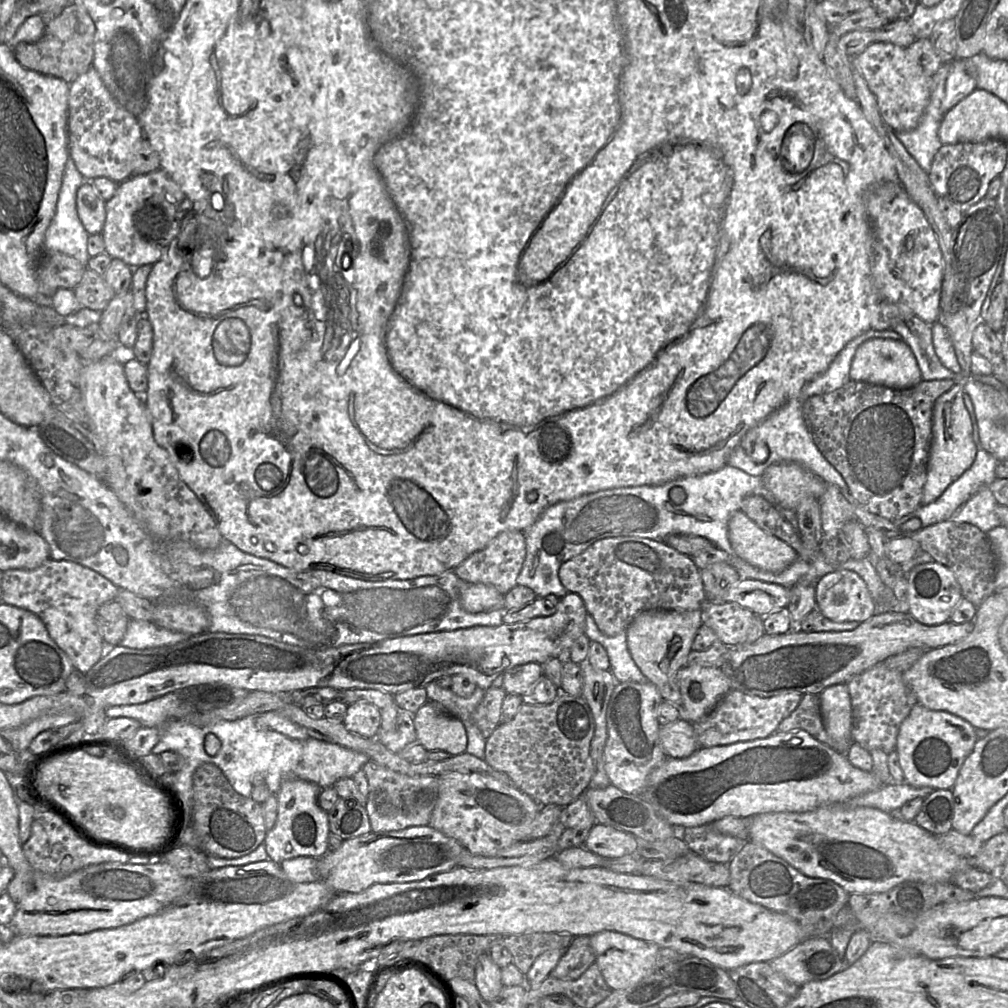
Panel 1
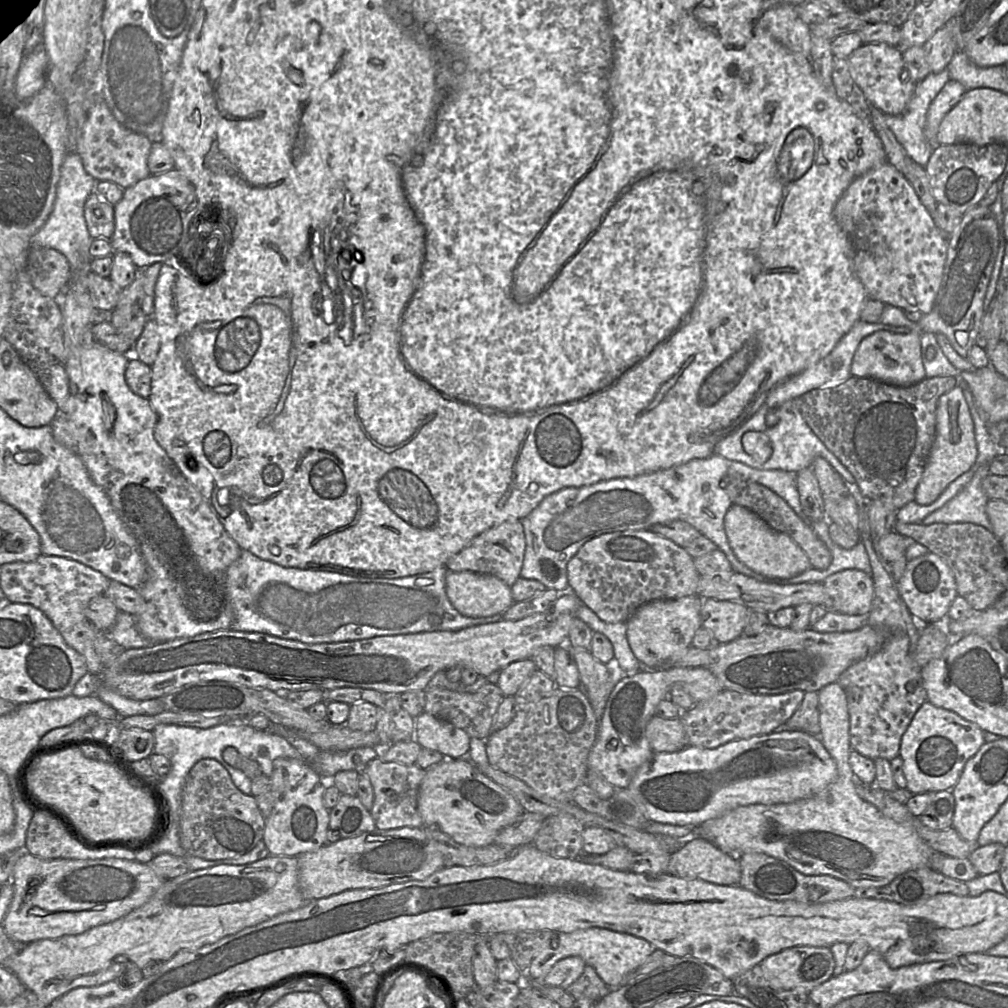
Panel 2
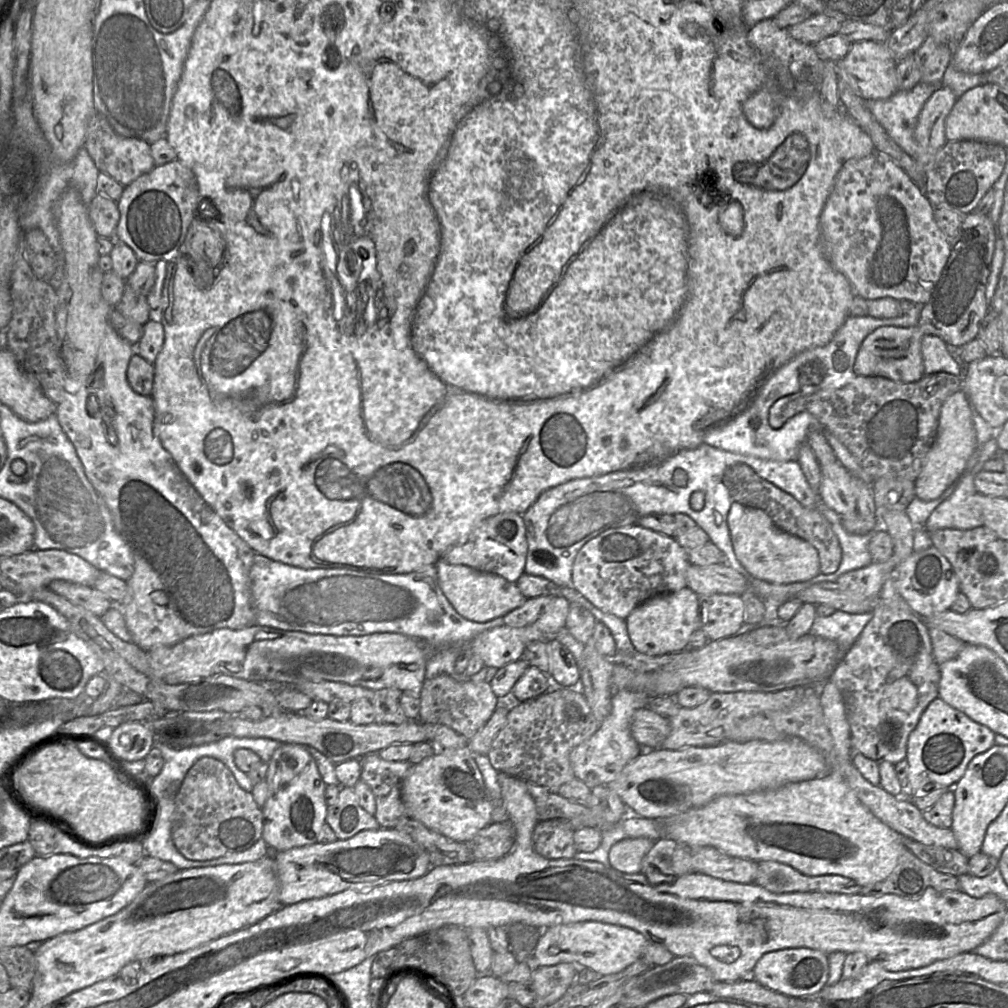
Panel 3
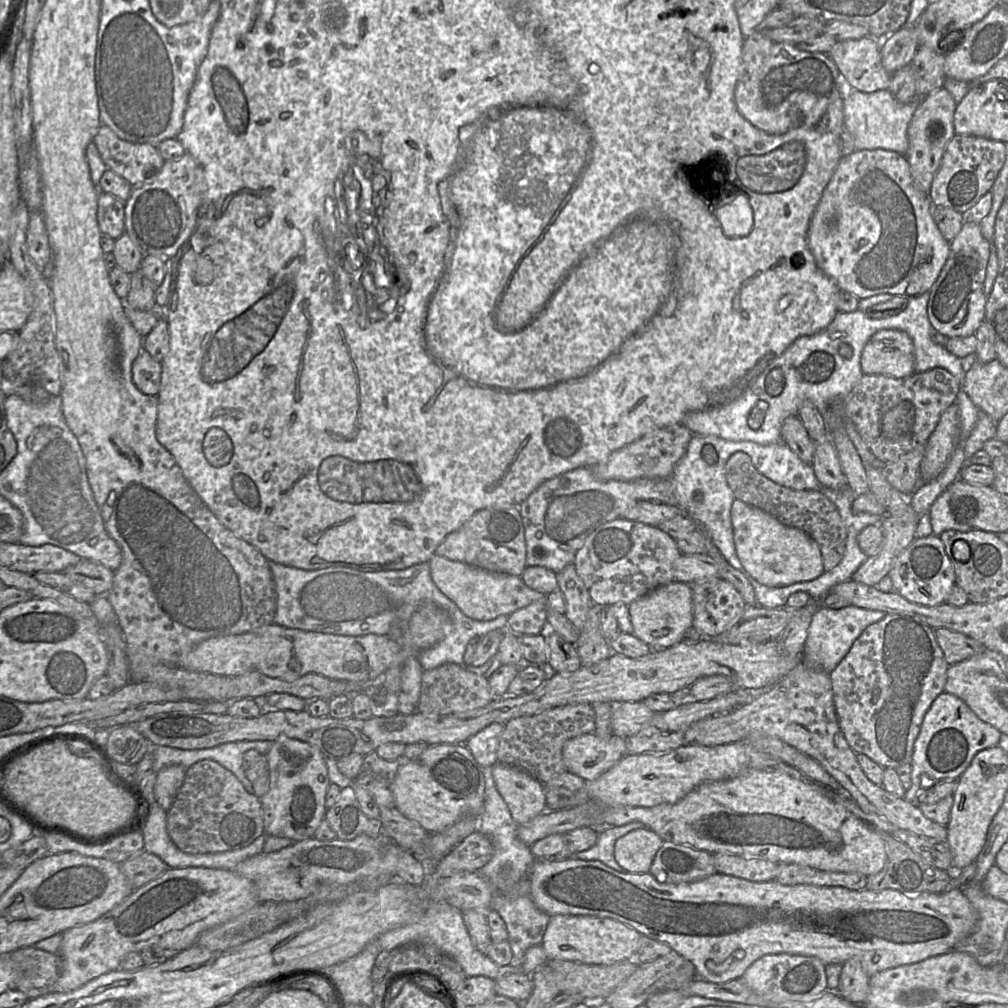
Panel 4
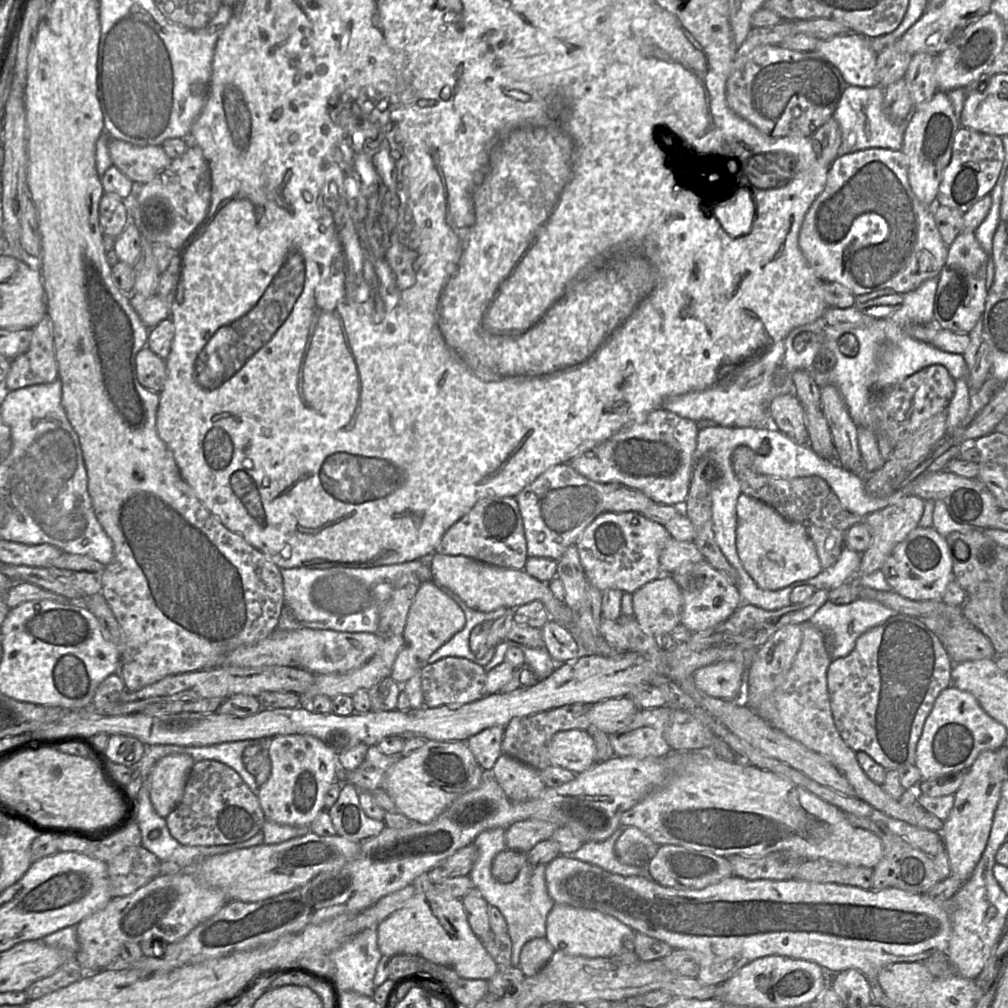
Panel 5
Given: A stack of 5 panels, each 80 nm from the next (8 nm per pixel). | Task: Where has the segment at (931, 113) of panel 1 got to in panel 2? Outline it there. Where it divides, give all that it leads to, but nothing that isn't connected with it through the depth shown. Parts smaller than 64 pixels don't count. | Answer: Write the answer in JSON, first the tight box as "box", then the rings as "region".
{"box":[884,69,950,167],"region":[[[948,69],[938,73],[930,73],[917,83],[914,94],[906,109],[898,115],[884,115],[887,126],[907,154],[916,163],[925,167],[934,150],[925,137],[925,124],[928,108],[950,80]]]}

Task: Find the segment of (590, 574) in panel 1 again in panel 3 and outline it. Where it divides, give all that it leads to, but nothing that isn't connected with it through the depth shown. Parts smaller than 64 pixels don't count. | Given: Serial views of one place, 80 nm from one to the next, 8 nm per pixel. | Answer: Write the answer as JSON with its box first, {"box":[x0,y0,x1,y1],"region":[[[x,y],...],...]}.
{"box":[571,524,689,619],"region":[[[634,524],[608,529],[586,542],[574,559],[571,586],[602,612],[626,619],[645,600],[686,587],[689,566],[686,549],[674,537]]]}

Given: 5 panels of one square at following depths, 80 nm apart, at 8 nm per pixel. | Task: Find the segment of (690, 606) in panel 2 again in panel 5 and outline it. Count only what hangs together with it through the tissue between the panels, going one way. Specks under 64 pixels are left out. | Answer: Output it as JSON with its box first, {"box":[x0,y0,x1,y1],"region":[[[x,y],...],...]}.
{"box":[632,574,683,640],"region":[[[668,574],[652,580],[635,591],[632,602],[633,617],[641,628],[662,640],[665,640],[681,622],[683,595],[675,580]]]}

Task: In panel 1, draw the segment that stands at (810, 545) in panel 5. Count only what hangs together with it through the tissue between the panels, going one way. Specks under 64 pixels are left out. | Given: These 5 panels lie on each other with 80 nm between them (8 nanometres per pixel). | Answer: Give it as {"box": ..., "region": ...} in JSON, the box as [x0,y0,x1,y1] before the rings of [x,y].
{"box":[728,510,798,573],"region":[[[742,510],[730,517],[728,536],[738,557],[764,571],[780,573],[798,559],[790,545],[764,532]]]}

